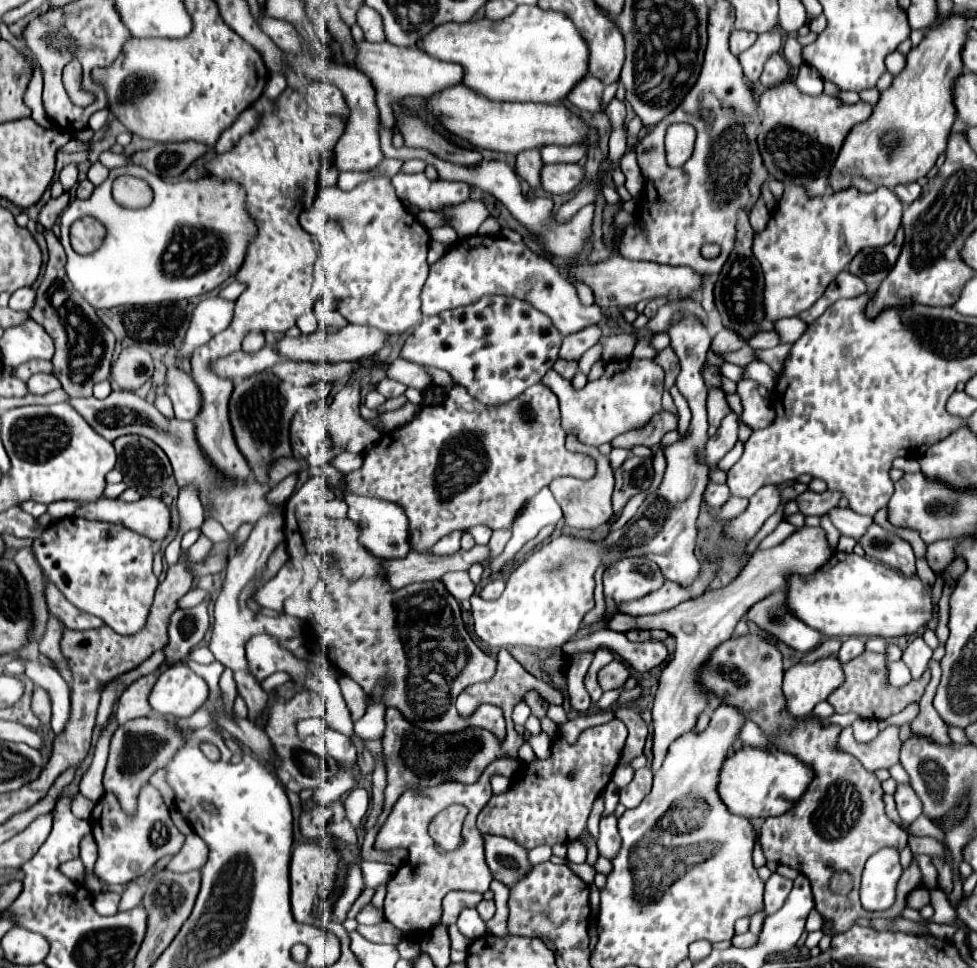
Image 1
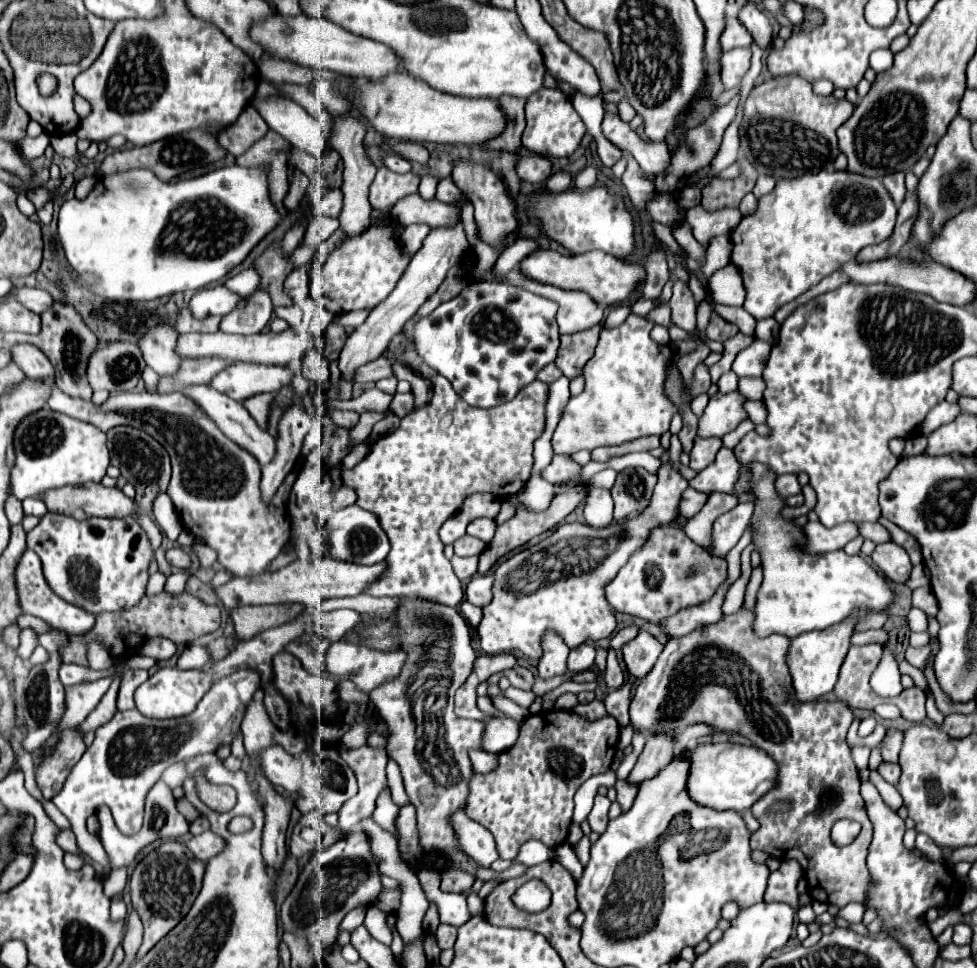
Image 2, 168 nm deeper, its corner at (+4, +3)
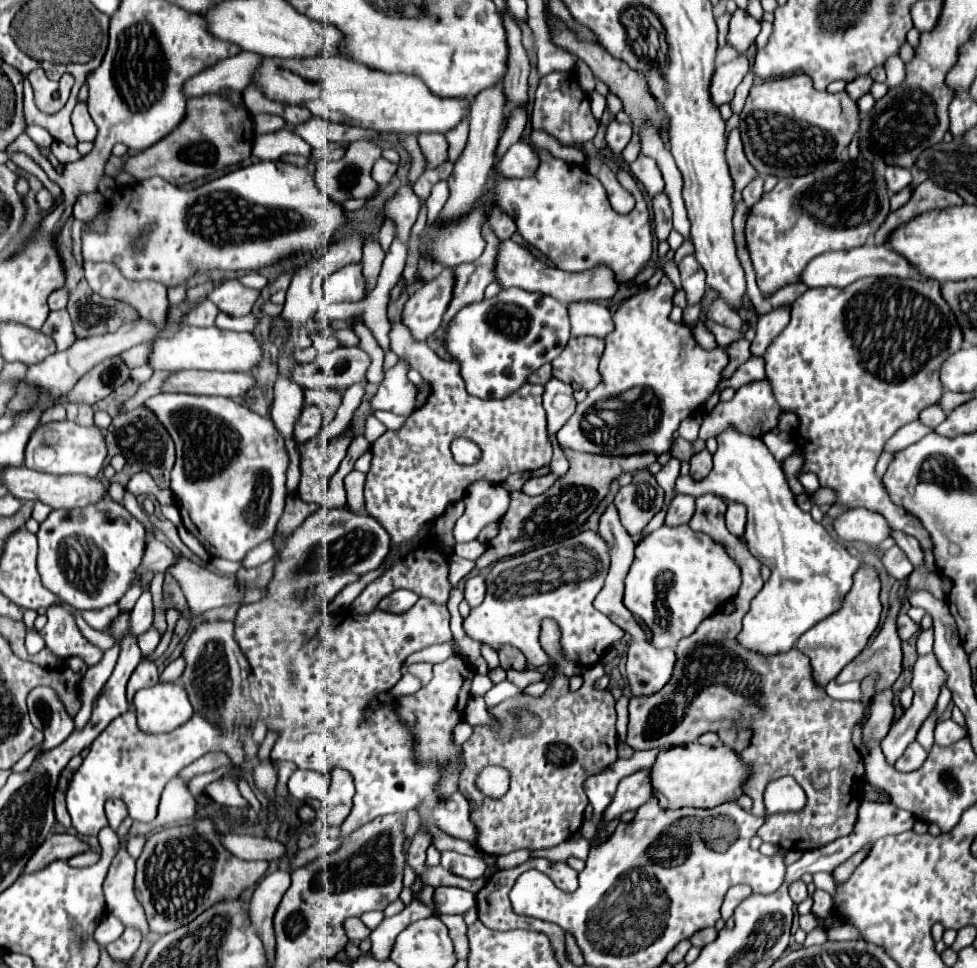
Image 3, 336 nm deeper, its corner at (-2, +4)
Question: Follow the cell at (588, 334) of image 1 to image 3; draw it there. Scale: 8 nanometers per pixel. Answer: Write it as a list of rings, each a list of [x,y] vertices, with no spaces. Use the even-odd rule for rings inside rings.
[[[570,337],[566,349],[552,361],[552,373],[560,381],[572,385],[572,389],[590,391],[600,383],[600,355],[600,337]]]

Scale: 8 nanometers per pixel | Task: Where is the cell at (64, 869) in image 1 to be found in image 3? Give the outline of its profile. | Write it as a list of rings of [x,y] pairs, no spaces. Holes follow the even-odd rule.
[[[84,851],[84,853],[78,853],[76,857],[68,859],[68,863],[70,863],[72,867],[88,867],[88,865],[96,863],[98,859],[100,859],[100,855],[98,855],[98,853],[92,853],[92,851]]]

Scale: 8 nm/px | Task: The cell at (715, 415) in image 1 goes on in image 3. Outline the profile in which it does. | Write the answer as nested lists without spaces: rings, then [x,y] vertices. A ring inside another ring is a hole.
[[[766,379],[748,383],[736,391],[734,399],[718,401],[718,405],[710,413],[704,415],[704,421],[700,427],[700,439],[706,441],[706,439],[716,437],[728,429],[736,429],[736,431],[752,435],[752,437],[762,437],[764,433],[768,433],[770,429],[776,427],[780,413],[782,413],[782,409],[778,407],[778,403],[774,403],[774,399],[770,395],[770,385],[766,383]]]

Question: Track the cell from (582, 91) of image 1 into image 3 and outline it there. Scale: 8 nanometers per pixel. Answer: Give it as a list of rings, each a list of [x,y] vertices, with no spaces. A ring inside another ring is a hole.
[[[594,91],[592,97],[590,97],[590,103],[592,103],[592,113],[594,113],[594,117],[600,119],[600,117],[602,117],[602,111],[606,109],[606,97],[602,97],[598,91]]]

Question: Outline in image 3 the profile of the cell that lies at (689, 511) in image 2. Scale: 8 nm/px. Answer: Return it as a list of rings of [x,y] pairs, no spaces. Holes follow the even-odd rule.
[[[676,495],[674,501],[670,503],[670,509],[668,509],[668,515],[666,515],[666,525],[670,527],[676,527],[676,525],[684,525],[692,519],[694,515],[694,509],[696,509],[696,499],[690,497],[690,495]]]

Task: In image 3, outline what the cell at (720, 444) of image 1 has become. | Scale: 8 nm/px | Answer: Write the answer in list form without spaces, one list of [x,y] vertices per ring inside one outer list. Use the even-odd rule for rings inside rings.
[[[708,449],[696,453],[692,459],[690,459],[690,475],[694,479],[704,479],[712,469],[712,455],[708,453]]]

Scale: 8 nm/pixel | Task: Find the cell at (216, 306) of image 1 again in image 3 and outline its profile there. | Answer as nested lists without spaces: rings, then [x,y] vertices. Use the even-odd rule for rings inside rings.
[[[224,281],[220,283],[214,291],[208,293],[208,299],[222,311],[228,315],[246,315],[252,311],[256,299],[258,299],[260,291],[242,287],[238,281]]]

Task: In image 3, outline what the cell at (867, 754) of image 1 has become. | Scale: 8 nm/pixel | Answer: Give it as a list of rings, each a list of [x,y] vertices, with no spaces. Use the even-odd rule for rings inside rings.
[[[912,741],[908,747],[906,747],[906,751],[904,751],[904,755],[896,761],[896,765],[894,767],[902,767],[902,771],[914,771],[914,769],[918,769],[924,761],[926,761],[926,751],[924,751],[924,747],[918,743],[918,741]]]

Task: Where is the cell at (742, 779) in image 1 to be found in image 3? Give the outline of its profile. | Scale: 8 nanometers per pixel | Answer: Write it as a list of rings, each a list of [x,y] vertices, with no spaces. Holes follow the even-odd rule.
[[[690,743],[686,747],[670,747],[660,751],[656,763],[652,765],[652,785],[660,807],[700,807],[712,809],[724,801],[736,801],[744,795],[744,783],[752,777],[752,769],[742,757],[728,745],[704,747],[700,743]]]

